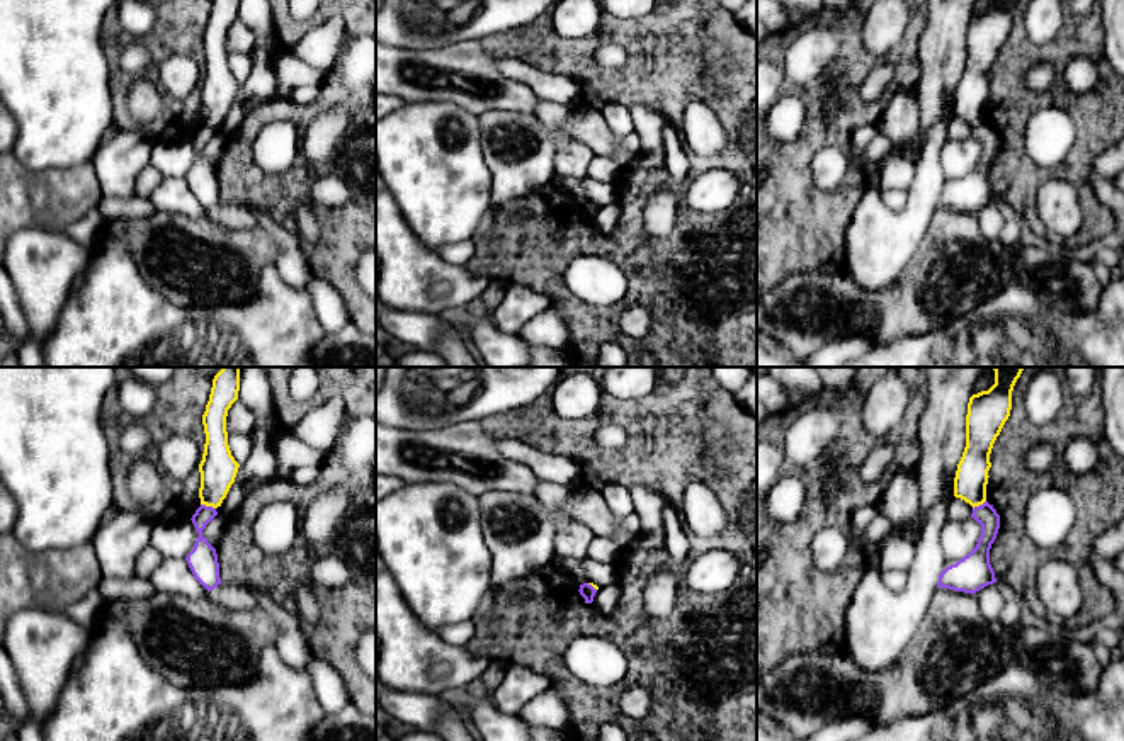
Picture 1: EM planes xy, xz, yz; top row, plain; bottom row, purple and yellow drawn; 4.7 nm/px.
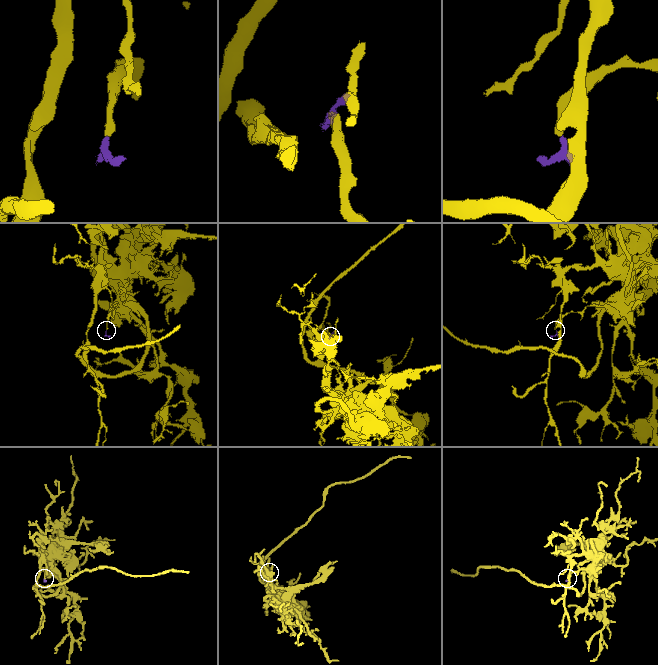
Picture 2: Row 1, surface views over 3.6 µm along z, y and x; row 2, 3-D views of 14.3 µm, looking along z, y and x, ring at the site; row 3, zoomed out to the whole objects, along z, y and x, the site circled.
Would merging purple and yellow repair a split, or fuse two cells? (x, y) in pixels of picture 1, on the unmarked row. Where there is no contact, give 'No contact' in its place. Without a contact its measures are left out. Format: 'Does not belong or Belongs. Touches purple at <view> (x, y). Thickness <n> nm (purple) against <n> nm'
Does not belong. Touches purple at xy (208, 126). Thickness 140 nm (purple) against 180 nm

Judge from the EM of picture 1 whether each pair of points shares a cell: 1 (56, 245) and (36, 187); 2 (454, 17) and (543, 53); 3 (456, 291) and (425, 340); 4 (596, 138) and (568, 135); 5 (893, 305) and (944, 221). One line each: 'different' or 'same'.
1: different
2: different
3: different
4: same
5: same

